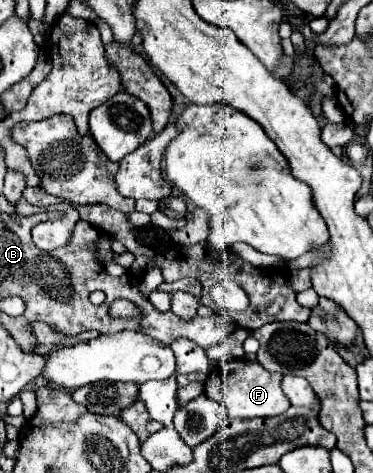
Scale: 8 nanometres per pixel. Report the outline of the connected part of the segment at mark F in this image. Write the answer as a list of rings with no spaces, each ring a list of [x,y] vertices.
[[[232,360],[222,366],[224,372],[224,388],[220,396],[220,404],[224,404],[228,418],[268,418],[284,414],[290,408],[288,398],[280,390],[282,374],[268,372],[260,362],[250,360]]]

